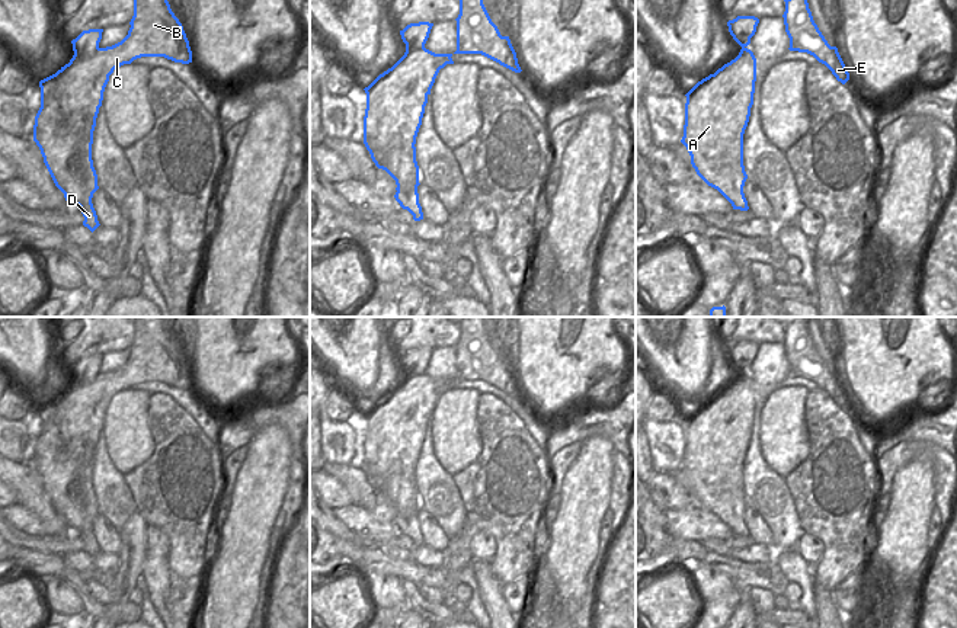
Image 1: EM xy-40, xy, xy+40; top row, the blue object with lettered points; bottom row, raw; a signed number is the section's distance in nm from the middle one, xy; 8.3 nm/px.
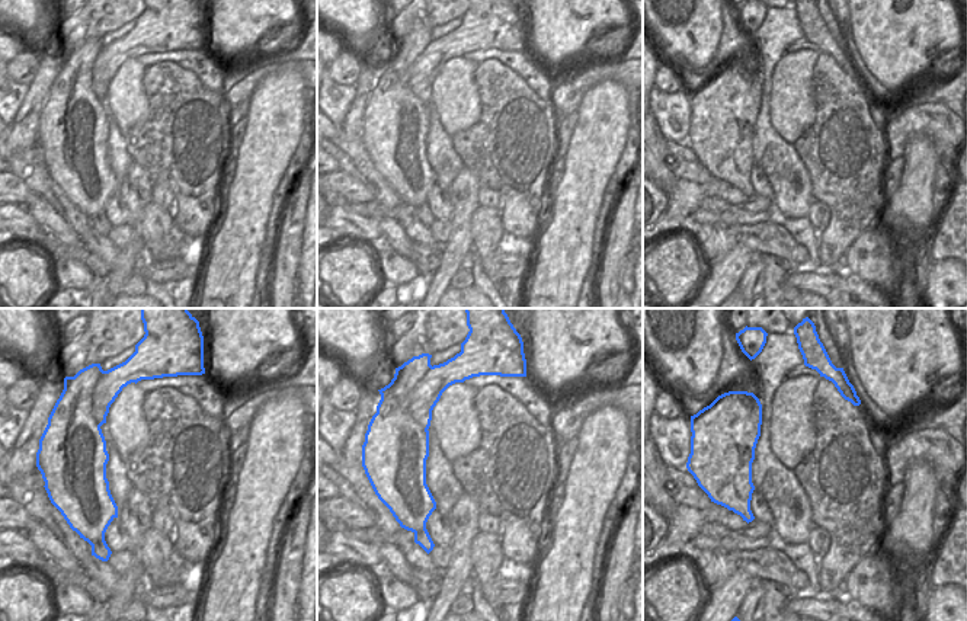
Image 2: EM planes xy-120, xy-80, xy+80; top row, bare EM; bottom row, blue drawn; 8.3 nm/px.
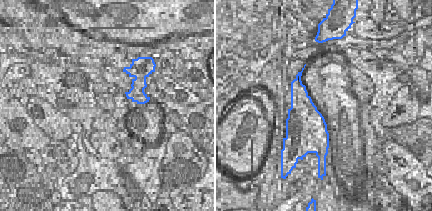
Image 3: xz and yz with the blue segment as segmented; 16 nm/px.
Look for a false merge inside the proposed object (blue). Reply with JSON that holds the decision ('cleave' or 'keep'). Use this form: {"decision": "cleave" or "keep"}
{"decision": "cleave"}

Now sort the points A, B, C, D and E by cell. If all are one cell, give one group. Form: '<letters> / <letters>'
A B C E / D

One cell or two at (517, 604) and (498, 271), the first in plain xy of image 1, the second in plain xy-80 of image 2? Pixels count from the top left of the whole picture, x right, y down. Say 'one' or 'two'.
one

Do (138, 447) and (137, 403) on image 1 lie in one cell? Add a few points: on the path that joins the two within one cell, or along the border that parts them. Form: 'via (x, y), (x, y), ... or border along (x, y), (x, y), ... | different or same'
via (137, 436), (137, 413) | same

